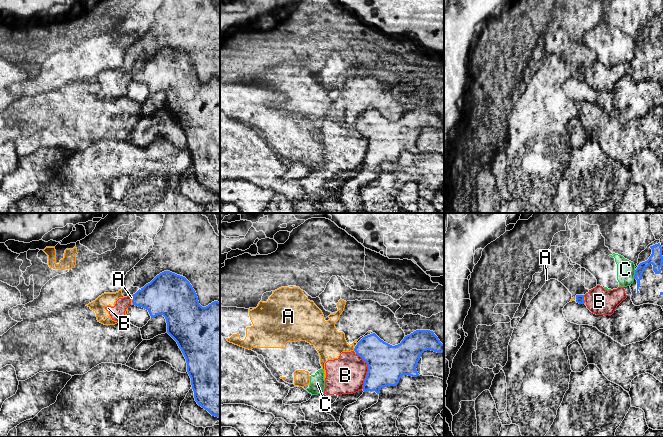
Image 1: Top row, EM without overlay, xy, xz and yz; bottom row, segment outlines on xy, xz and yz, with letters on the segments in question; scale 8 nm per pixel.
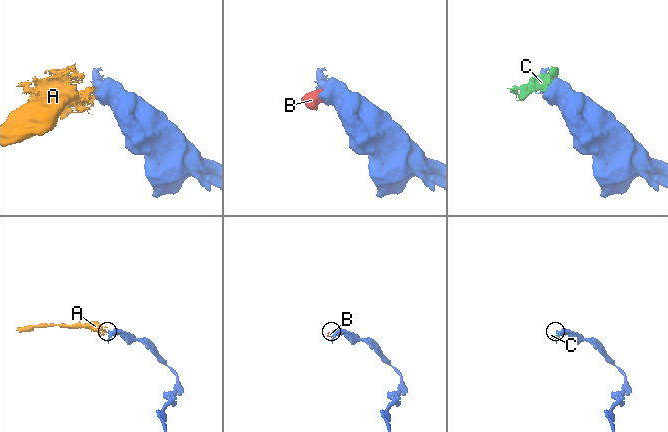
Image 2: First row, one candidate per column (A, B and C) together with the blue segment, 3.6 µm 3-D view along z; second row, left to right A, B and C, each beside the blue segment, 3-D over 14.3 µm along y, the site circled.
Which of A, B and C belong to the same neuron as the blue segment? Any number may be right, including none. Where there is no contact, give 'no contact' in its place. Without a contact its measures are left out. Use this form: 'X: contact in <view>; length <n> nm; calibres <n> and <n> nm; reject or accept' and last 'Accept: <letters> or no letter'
A: contact in xz; length 50 nm; calibres 260 and 240 nm; reject
B: contact in xz; length 300 nm; calibres 300 and 300 nm; reject
C: contact in yz; length 70 nm; calibres 110 and 140 nm; reject
Accept: no letter

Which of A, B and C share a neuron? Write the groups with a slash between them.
A / B / C

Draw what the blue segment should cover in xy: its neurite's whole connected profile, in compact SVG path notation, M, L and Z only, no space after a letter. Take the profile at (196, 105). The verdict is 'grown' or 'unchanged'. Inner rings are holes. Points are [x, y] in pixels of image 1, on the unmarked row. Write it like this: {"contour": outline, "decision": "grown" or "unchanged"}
{"contour": "M164 47L133 70L132 79L146 85L151 94L165 93L167 109L177 118L186 135L195 177L212 192L220 194L220 78L202 83L185 53Z", "decision": "unchanged"}

